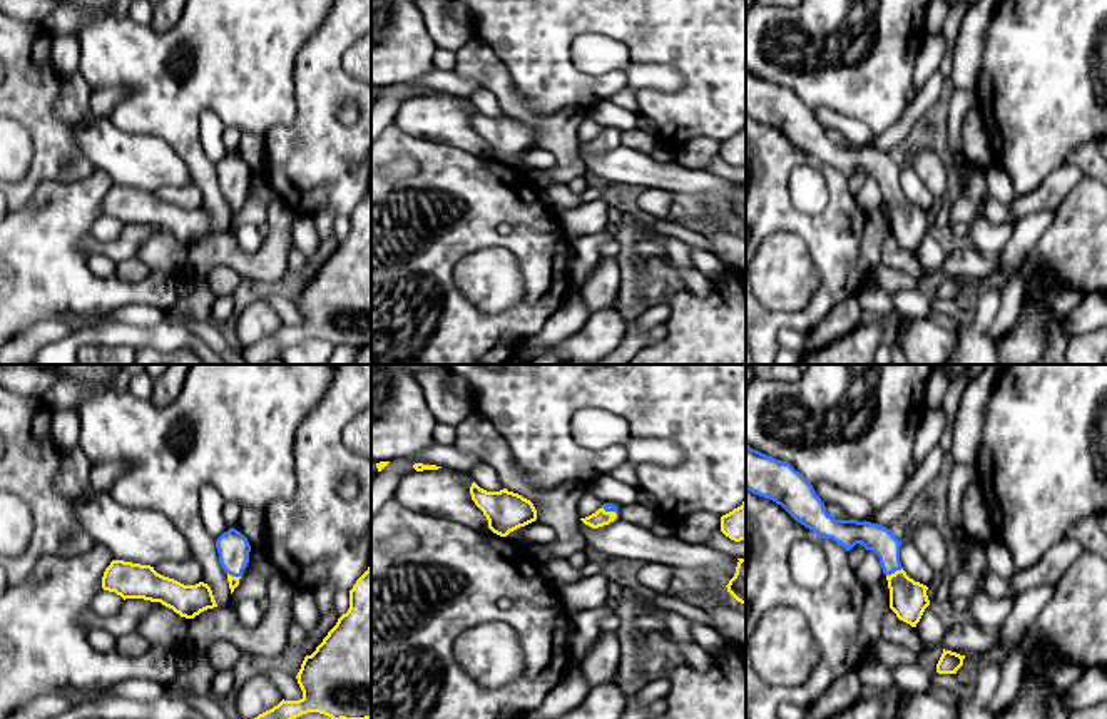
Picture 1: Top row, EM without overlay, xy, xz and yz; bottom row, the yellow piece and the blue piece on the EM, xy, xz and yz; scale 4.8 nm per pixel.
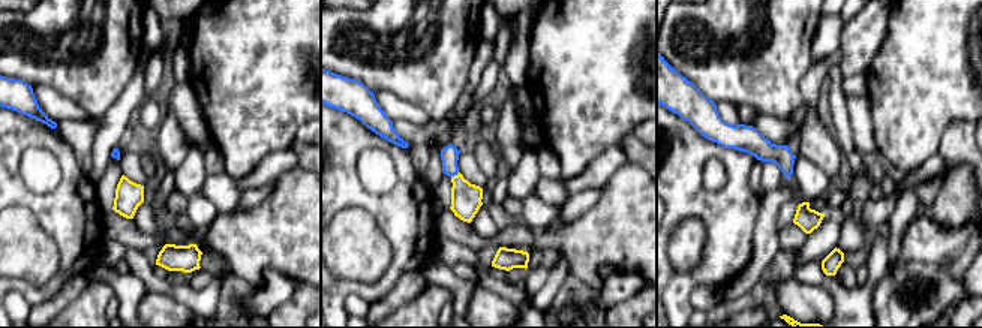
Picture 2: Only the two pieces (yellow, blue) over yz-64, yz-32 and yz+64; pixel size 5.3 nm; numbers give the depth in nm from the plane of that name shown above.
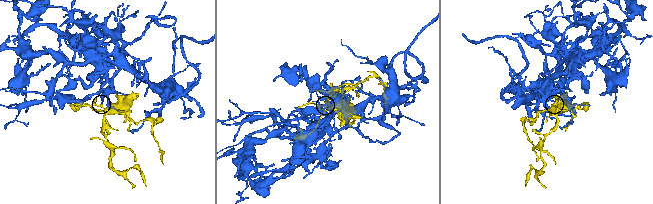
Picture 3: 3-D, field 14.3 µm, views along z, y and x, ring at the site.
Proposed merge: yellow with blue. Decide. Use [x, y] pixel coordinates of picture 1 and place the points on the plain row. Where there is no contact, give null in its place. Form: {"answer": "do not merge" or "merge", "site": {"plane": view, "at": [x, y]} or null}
{"answer": "merge", "site": {"plane": "yz", "at": [895, 198]}}

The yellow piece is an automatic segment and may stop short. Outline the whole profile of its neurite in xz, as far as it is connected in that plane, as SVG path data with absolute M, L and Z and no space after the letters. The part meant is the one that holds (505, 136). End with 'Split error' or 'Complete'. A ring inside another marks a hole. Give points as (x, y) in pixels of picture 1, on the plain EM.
M473 107L470 120L487 142L488 154L500 162L507 162L510 157L537 145L533 129L507 114L500 117L487 117Z. Complete

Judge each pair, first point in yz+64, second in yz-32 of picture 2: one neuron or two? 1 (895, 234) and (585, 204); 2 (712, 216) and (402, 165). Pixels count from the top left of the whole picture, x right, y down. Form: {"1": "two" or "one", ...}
{"1": "one", "2": "one"}

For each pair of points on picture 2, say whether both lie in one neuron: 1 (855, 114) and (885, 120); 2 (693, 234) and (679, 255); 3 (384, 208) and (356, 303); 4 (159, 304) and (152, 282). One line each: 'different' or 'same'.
1: different
2: same
3: different
4: different

